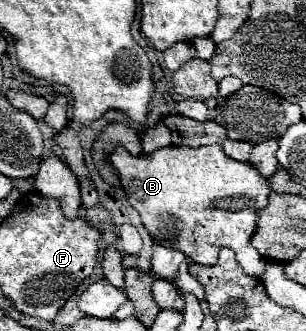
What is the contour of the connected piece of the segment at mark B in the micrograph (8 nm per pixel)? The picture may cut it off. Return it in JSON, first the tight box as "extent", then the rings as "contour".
{"extent":[110,144,272,278],"contour":[[[220,144],[210,146],[166,146],[158,148],[150,154],[132,156],[124,146],[116,146],[110,154],[110,162],[118,170],[122,190],[130,202],[130,206],[140,214],[144,228],[148,234],[166,248],[176,248],[184,252],[192,262],[214,266],[218,260],[218,250],[228,246],[236,252],[236,259],[250,276],[260,278],[264,274],[264,258],[258,254],[254,246],[250,246],[250,238],[256,232],[258,210],[266,208],[268,194],[272,192],[268,178],[264,178],[254,166],[248,162],[236,162],[226,156]]]}

